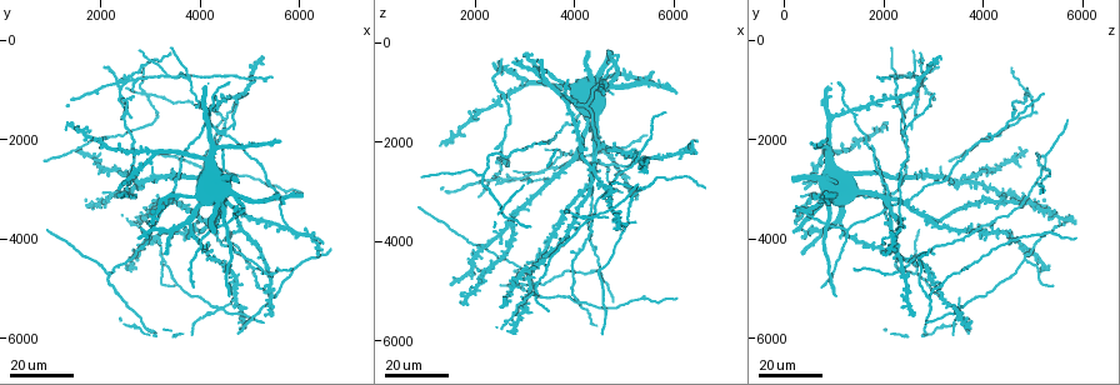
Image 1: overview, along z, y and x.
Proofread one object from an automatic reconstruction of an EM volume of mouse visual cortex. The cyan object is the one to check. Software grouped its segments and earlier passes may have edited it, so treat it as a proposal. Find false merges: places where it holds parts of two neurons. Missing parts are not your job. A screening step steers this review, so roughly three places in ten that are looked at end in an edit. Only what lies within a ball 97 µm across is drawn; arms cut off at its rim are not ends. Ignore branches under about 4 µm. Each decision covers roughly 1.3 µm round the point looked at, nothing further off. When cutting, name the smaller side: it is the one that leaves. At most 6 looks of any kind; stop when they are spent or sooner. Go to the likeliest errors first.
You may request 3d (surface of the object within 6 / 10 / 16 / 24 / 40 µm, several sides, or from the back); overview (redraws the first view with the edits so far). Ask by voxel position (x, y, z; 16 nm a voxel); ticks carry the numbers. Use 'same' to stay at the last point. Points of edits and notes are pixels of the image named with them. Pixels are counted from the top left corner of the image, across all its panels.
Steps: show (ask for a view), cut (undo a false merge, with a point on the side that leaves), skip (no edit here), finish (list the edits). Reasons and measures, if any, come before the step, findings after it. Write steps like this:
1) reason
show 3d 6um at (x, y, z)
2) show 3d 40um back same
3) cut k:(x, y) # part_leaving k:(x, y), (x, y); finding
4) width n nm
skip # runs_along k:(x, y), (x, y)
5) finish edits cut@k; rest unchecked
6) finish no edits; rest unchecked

branch point
show 3d 16um at (3750, 800, 2250)

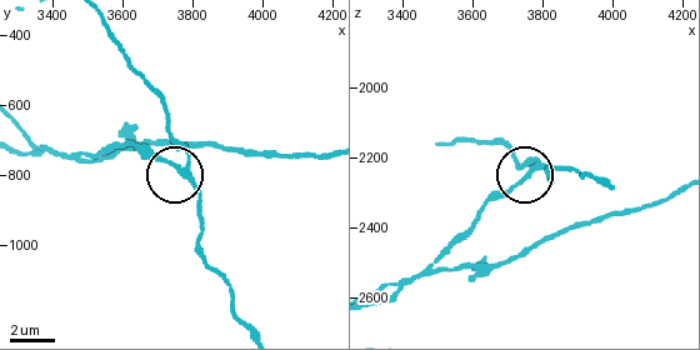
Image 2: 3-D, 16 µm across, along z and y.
show 3d 6um at (3770, 790, 2230)

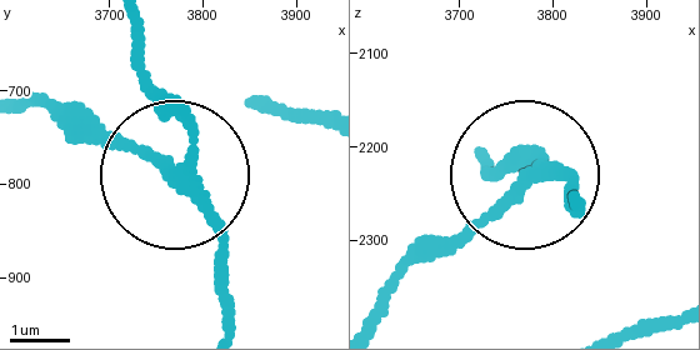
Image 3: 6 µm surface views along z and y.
show 3d 6um back at (3775, 785, 2230)

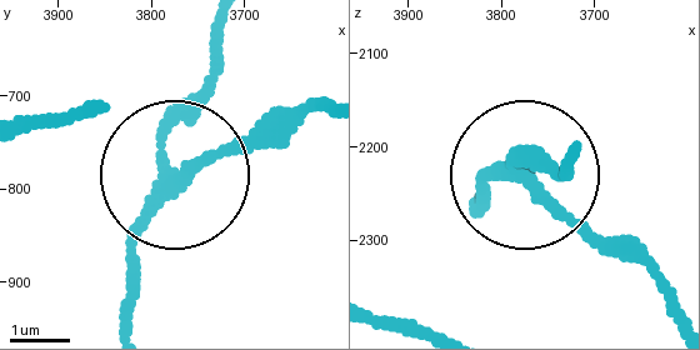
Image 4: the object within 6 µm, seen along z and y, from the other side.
skip # runs_along 4:(134, 329), (134, 239), (174, 179), (164, 134), (219, 20); continuous, no second neuron

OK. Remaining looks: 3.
four or more arms meet
show 3d 24um at (6200, 3900, 2150)

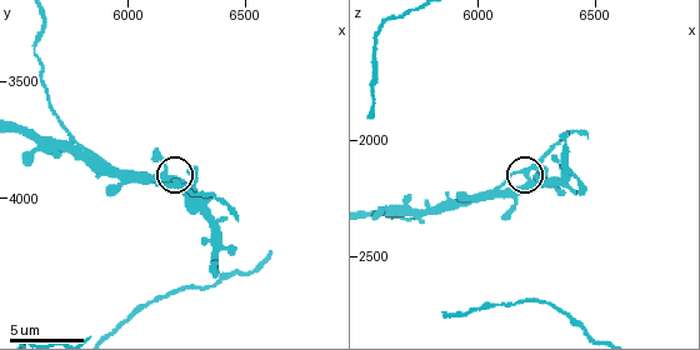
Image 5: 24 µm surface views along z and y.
show 3d 10um at (6220, 3930, 2160)

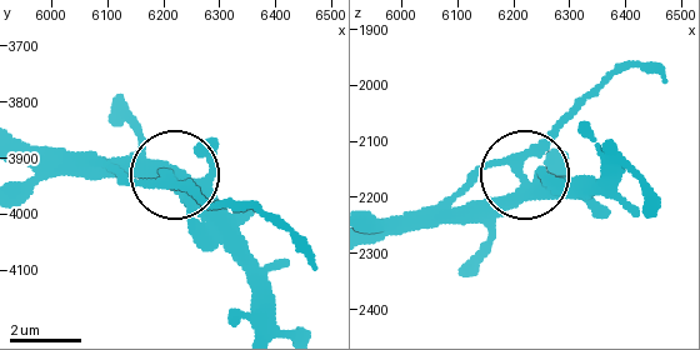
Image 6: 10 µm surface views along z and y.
arms 5
skip # runs_along 6:(21, 139), (66, 154), (138, 154), (224, 205); continuous, no second neuron

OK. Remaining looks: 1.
finish no edits; rest unchecked

